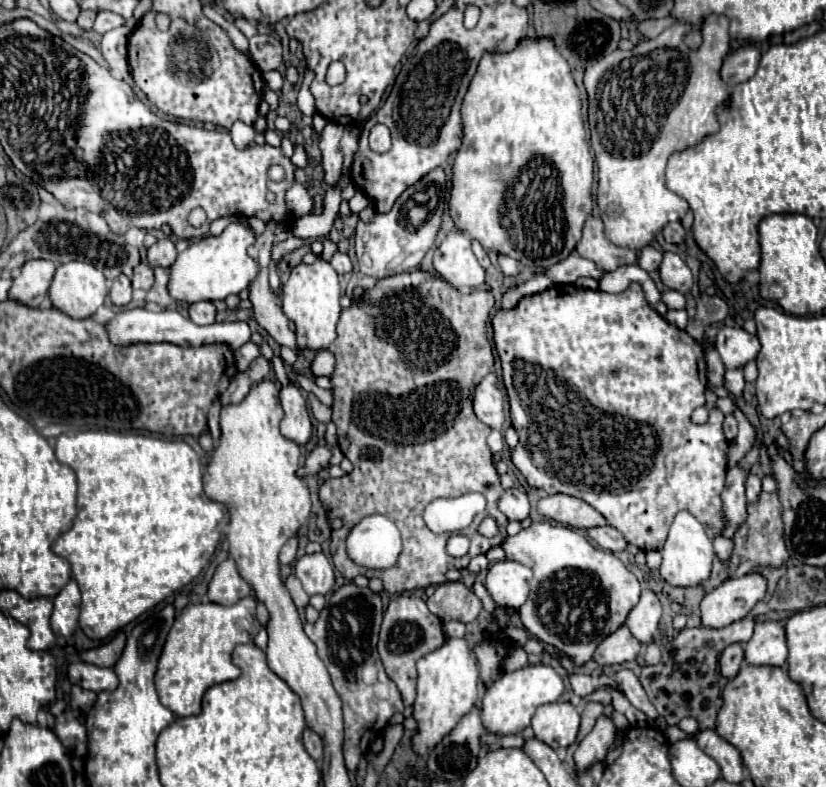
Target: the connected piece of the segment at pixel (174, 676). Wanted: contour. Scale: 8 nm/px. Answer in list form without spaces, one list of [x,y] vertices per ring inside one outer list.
[[[244,597],[238,603],[224,607],[216,603],[186,605],[162,647],[154,683],[162,705],[166,705],[176,717],[192,717],[200,713],[202,695],[208,687],[224,681],[232,681],[240,675],[240,669],[230,661],[230,653],[238,643],[252,643],[260,631],[260,623],[254,617],[256,599]]]

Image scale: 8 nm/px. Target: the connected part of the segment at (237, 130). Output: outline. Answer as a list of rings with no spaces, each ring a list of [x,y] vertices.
[[[236,121],[232,127],[230,127],[230,135],[232,135],[232,141],[238,149],[244,149],[246,145],[250,145],[250,141],[254,139],[254,131],[250,125],[242,123],[242,121]]]

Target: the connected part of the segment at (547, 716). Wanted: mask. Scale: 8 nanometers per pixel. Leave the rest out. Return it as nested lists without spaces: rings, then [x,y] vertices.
[[[568,701],[540,705],[532,717],[534,737],[552,749],[570,747],[576,741],[580,715]]]

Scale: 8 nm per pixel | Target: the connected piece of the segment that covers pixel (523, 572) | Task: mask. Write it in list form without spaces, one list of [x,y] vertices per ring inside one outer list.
[[[498,561],[488,569],[484,585],[498,605],[518,609],[528,599],[530,579],[532,569],[516,561]]]

